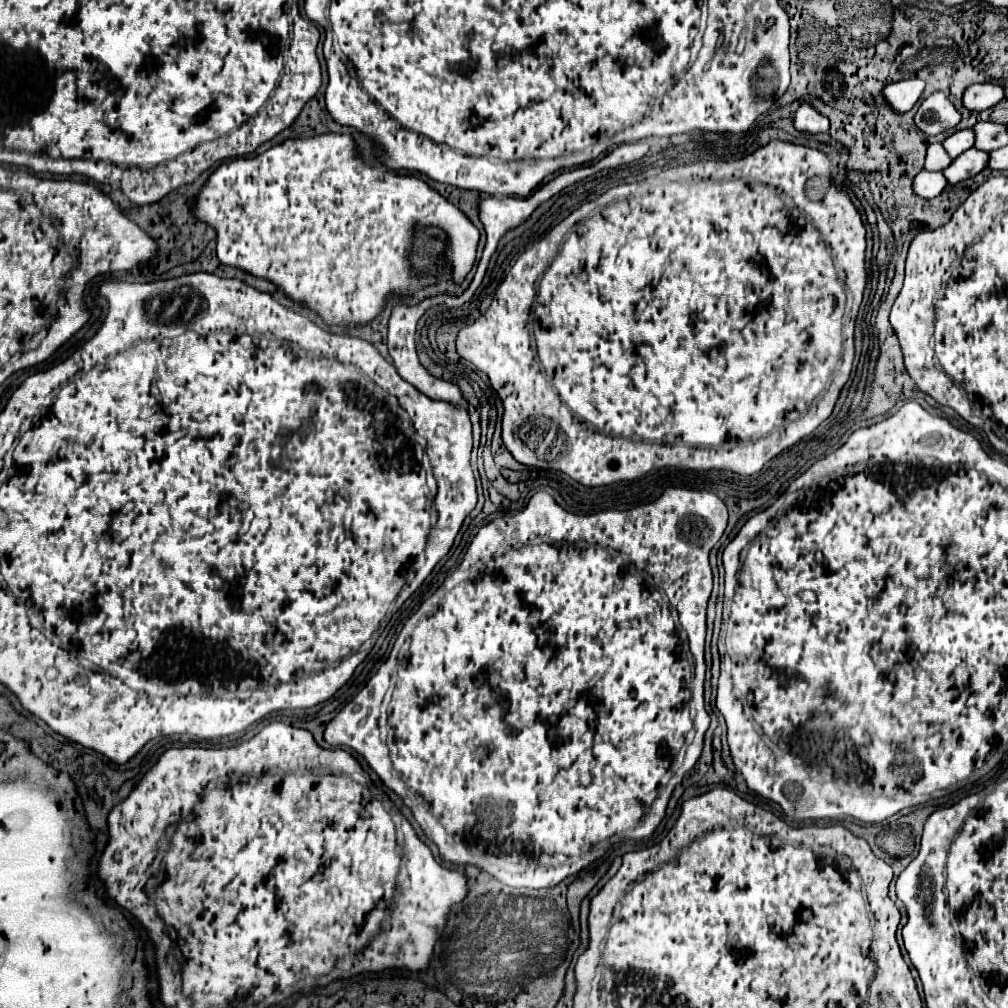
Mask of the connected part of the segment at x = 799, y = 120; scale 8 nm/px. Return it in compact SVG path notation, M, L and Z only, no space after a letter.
M801 103L795 111L795 129L803 133L827 133L829 119L817 113L809 103Z

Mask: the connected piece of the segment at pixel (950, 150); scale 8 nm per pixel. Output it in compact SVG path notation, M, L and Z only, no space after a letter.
M961 129L961 131L955 131L955 133L951 133L949 137L945 137L941 145L943 145L943 149L947 151L947 155L949 155L951 159L955 159L955 157L959 157L963 151L967 151L967 149L973 147L973 135L971 135L969 129Z

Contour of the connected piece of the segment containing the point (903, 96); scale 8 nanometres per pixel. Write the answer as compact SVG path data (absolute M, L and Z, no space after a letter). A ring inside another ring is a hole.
M905 79L905 81L885 85L881 95L883 95L883 101L895 113L905 113L917 103L923 89L925 89L925 83L921 79Z

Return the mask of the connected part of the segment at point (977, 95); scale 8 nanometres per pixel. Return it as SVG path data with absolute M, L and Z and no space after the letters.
M995 83L971 85L963 93L963 107L971 111L985 111L1003 99L1003 89Z

